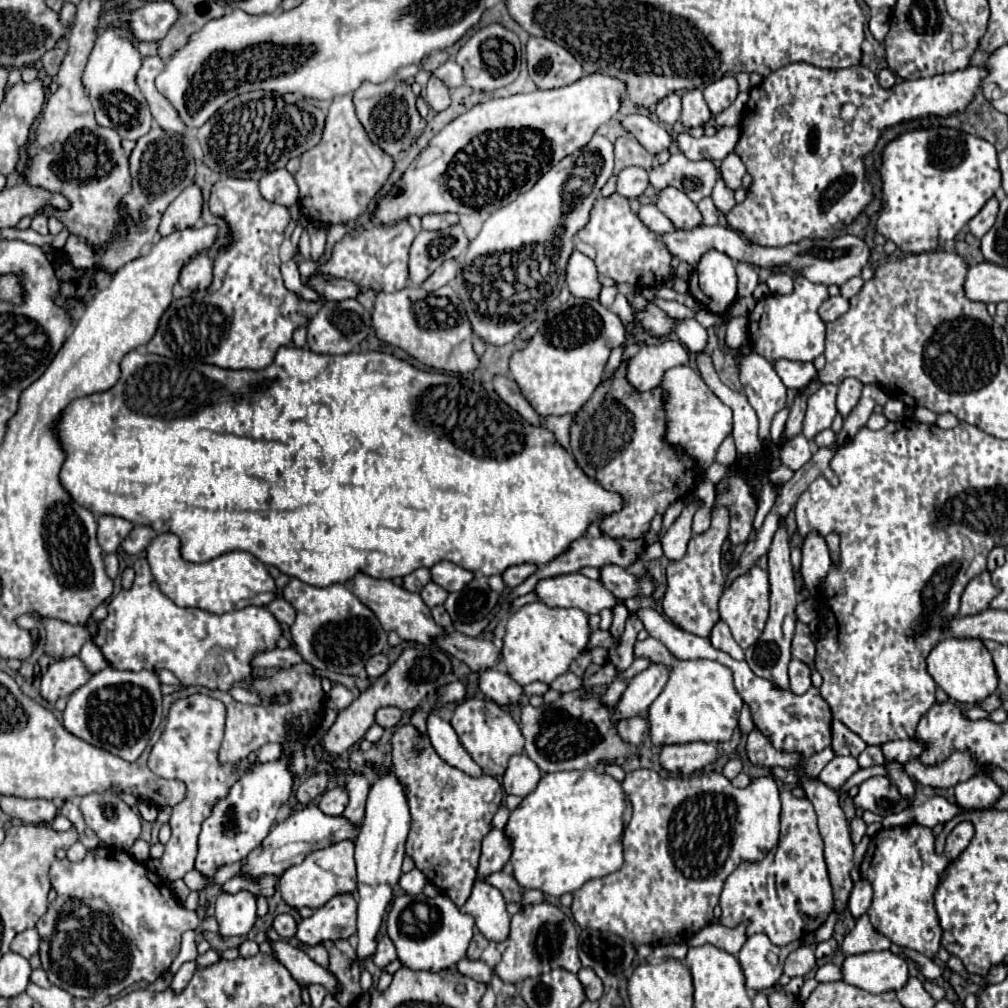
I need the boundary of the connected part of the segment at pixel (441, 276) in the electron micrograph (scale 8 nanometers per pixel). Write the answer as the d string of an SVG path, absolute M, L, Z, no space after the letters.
M449 259L449 261L443 261L443 265L423 283L423 289L431 291L431 289L439 289L443 285L447 285L449 281L455 279L457 275L457 269L459 269L459 261L457 259Z

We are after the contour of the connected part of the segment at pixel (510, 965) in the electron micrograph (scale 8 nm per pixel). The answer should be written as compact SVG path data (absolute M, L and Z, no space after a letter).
M539 903L539 905L523 905L513 917L511 917L511 933L505 941L497 943L497 951L501 953L501 961L495 965L495 973L501 977L503 983L513 983L519 985L523 983L527 977L539 977L543 973L552 970L551 961L553 955L557 955L557 967L563 967L571 973L577 973L581 969L581 961L577 955L577 929L575 923L555 905L551 903Z

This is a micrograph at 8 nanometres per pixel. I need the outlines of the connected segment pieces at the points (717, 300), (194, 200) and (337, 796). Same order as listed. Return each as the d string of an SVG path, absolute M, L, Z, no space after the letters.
M715 249L703 253L691 273L689 293L703 309L725 315L737 297L735 263Z
M193 183L193 185L185 187L181 191L181 195L163 213L163 219L159 223L161 237L171 235L173 231L193 227L201 219L201 209L203 209L203 193Z
M335 787L333 791L323 793L323 797L319 801L319 809L325 815L341 815L345 805L347 805L347 791L343 787Z

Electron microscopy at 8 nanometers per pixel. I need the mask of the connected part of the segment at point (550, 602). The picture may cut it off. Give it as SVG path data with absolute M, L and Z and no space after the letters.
M581 573L541 579L535 585L535 593L547 607L577 607L587 615L595 615L607 607L623 603L613 593L607 593L599 581L593 581Z

